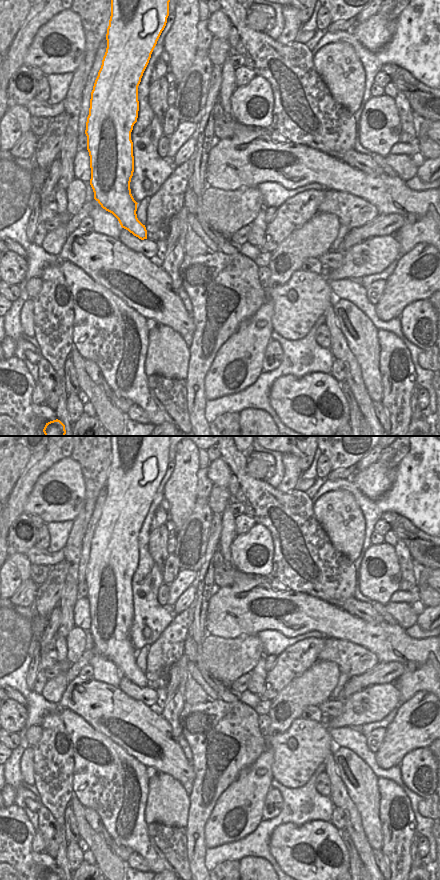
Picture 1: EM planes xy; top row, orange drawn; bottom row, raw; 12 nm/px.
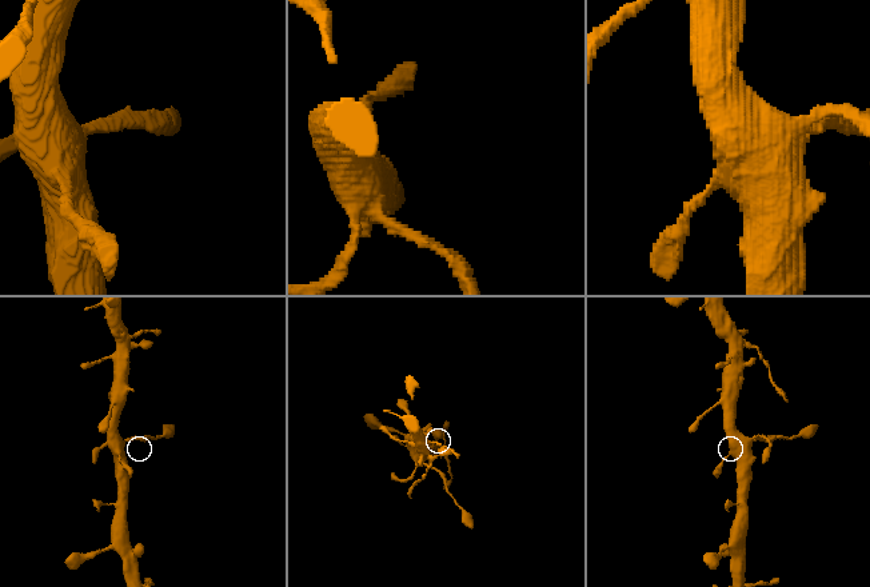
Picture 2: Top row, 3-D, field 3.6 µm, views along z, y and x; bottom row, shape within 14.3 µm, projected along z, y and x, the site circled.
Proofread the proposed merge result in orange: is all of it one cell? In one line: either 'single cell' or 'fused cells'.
single cell

